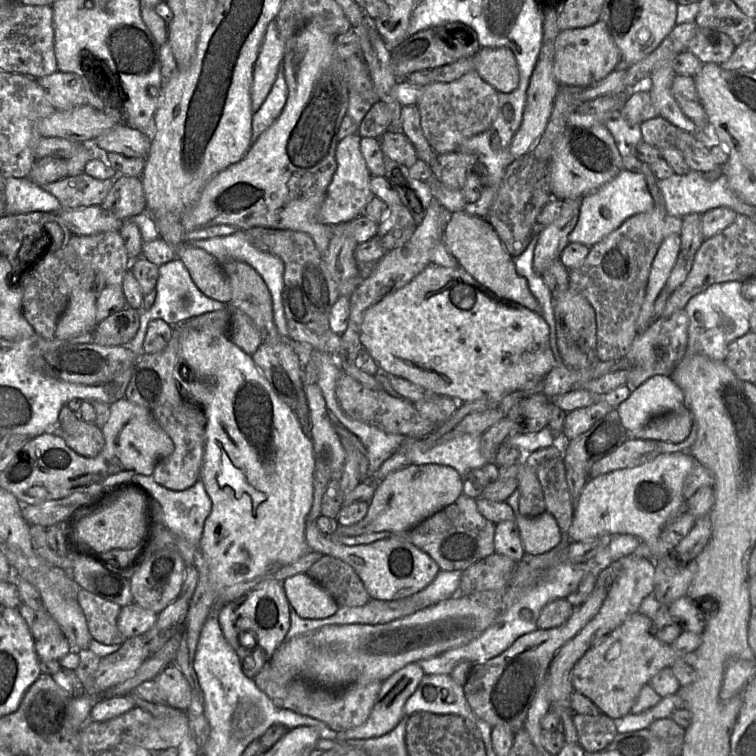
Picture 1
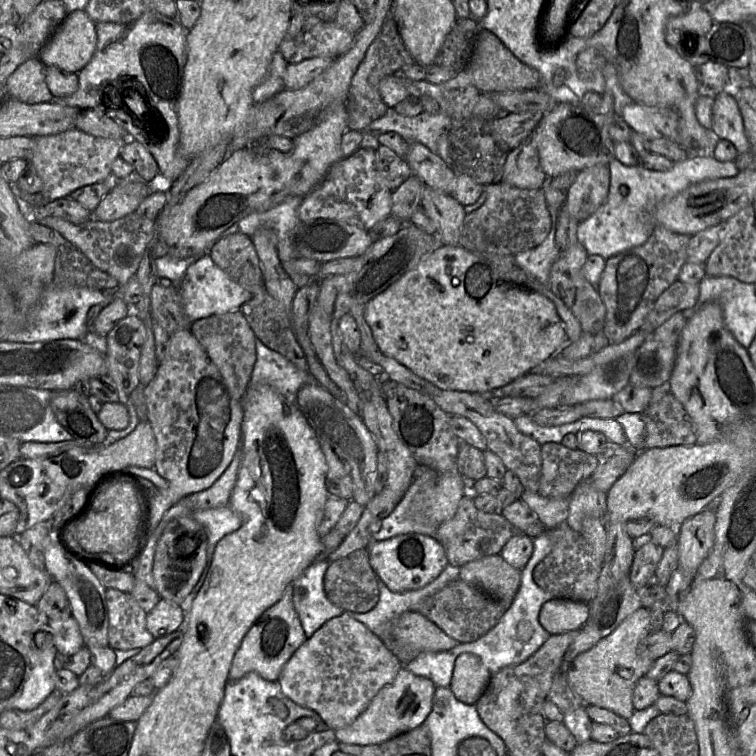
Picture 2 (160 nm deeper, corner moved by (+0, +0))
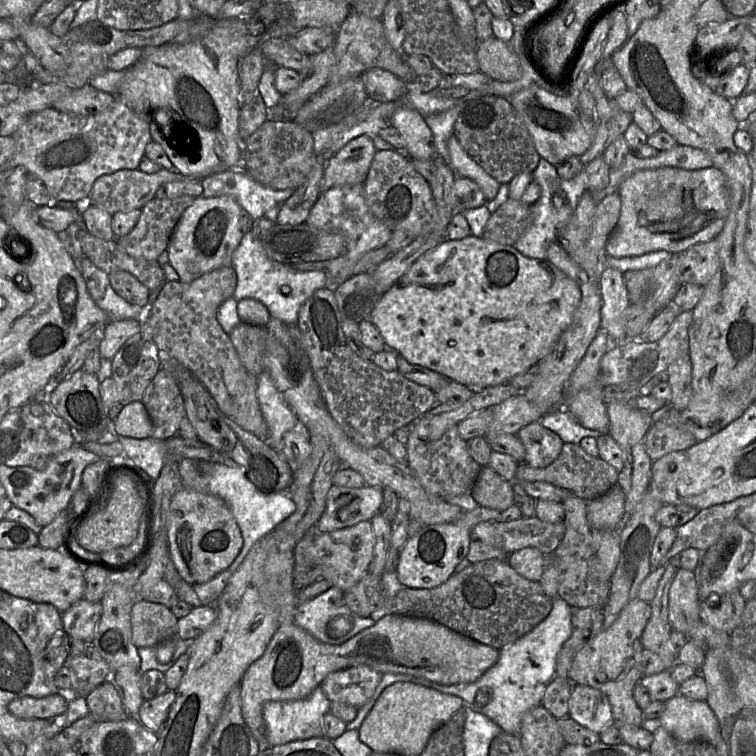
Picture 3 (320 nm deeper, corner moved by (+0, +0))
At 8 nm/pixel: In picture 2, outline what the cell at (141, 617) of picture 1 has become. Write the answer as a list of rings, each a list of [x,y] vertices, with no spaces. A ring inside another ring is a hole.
[[[161,599],[147,613],[146,628],[155,638],[159,638],[179,629],[184,618],[185,612],[180,604]]]

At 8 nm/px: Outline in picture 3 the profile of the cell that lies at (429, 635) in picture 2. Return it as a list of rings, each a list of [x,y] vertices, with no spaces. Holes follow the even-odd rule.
[[[393,613],[337,645],[319,642],[296,623],[280,624],[263,655],[248,667],[241,678],[241,712],[258,743],[259,753],[274,747],[266,738],[267,730],[262,714],[264,704],[269,701],[305,699],[333,672],[365,665],[383,675],[408,674],[441,685],[472,683],[497,663],[499,651],[432,620]]]

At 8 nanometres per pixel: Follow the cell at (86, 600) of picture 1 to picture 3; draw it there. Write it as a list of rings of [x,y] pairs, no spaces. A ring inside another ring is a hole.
[[[137,601],[130,612],[132,643],[137,648],[155,647],[175,637],[178,618],[164,605]]]

